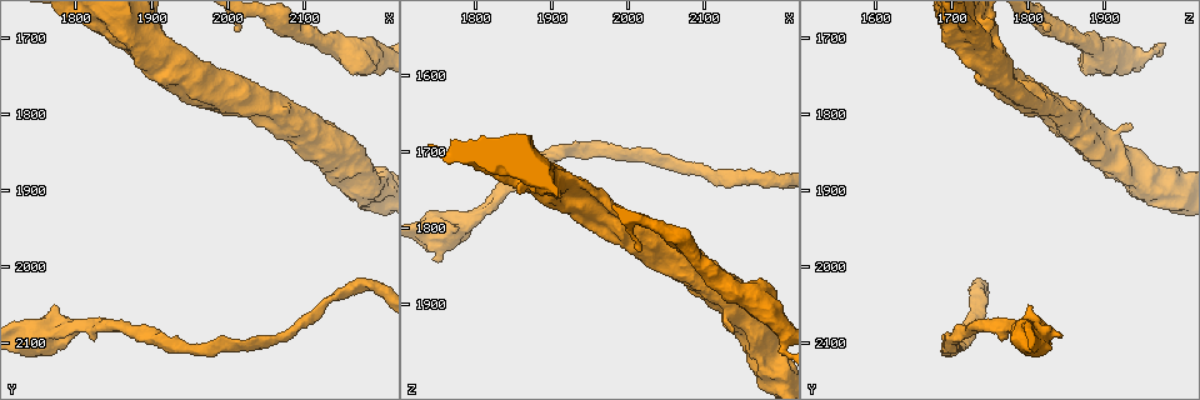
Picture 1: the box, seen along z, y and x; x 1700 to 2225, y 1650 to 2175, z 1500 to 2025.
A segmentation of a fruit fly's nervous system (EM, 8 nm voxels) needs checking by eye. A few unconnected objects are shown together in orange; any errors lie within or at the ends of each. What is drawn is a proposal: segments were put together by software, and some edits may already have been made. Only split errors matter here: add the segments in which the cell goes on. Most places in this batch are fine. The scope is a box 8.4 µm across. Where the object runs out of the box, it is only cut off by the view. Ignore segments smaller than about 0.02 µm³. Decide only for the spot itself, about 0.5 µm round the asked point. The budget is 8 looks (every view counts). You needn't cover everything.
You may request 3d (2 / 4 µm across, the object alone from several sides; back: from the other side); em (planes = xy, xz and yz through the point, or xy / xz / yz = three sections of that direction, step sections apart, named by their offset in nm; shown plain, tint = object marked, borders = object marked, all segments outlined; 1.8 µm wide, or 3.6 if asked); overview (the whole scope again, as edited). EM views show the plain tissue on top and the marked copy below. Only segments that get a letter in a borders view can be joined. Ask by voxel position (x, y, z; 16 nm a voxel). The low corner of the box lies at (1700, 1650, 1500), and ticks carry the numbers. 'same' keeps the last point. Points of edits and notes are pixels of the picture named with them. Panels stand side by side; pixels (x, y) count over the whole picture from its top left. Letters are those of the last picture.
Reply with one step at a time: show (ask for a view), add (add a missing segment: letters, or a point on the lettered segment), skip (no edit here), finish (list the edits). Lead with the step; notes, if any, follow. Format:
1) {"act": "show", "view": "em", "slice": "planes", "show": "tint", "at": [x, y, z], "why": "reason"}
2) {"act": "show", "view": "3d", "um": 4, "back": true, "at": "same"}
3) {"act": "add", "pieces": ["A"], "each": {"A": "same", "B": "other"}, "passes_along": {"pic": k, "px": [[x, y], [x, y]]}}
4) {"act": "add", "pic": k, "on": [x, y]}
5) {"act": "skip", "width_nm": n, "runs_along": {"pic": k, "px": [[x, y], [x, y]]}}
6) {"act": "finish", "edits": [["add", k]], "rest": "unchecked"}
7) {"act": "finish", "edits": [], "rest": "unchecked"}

{"act": "show", "view": "em", "um": 3.6, "slice": "xy", "step": 16, "show": "borders", "at": [1745, 2085, 1840]}

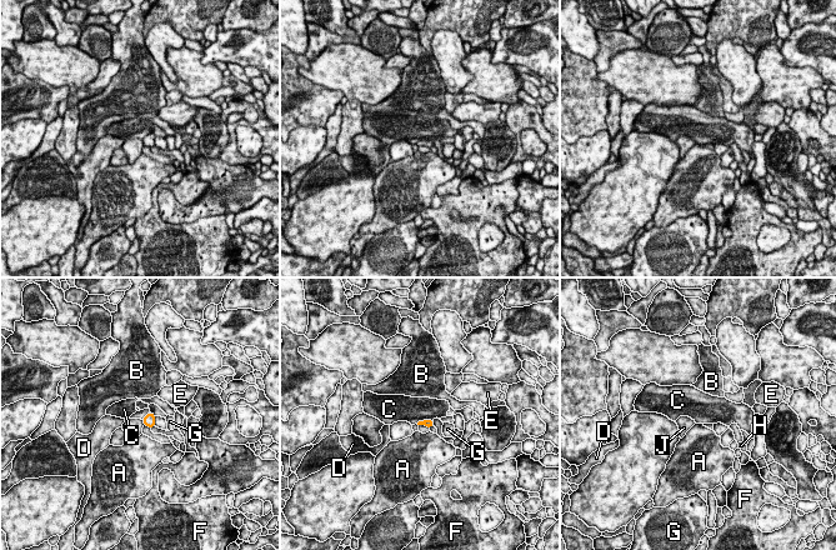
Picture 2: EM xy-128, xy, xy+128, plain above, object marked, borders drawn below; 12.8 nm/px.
{"act": "skip", "each": {"A": "other", "B": "other", "C": "other", "D": "other", "E": "other", "F": "other", "G": "other", "H": "other", "J": "other"}, "border": {"pic": 2, "px": [[432, 420], [419, 420], [416, 423]]}, "found": "no lettered segment goes on from it"}

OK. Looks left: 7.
{"act": "show", "view": "3d", "um": 4, "at": [2010, 1690, 1830], "why": "free end"}

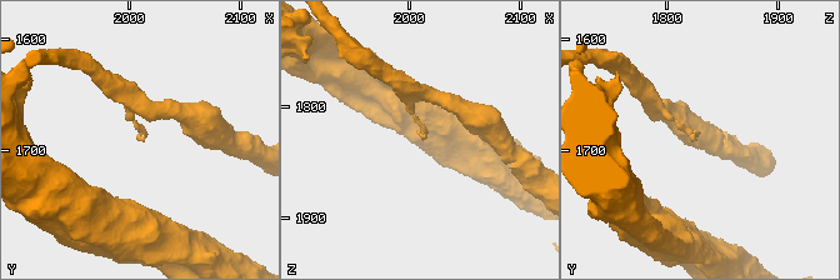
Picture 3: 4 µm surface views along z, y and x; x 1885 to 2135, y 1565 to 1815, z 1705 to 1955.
{"act": "show", "view": "em", "um": 3.6, "slice": "xz", "step": 16, "show": "borders", "at": [2010, 1690, 1826]}

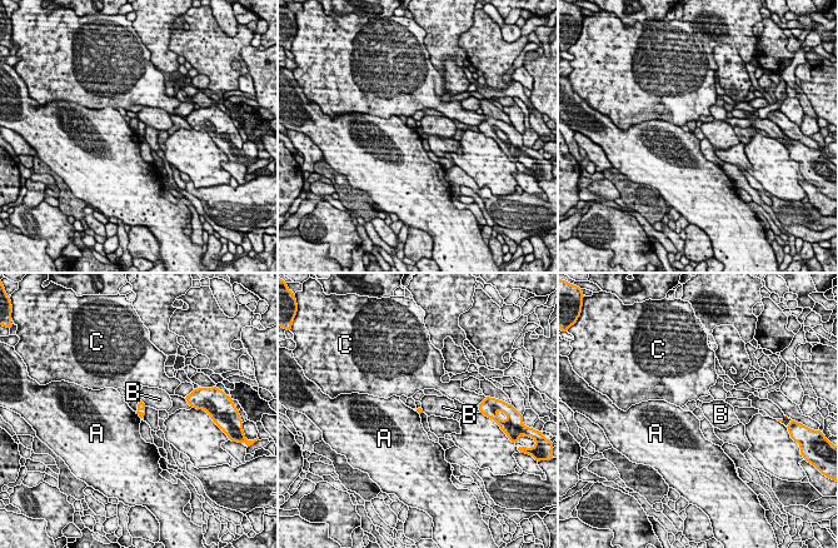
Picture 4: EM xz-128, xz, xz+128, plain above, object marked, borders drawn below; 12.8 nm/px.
{"act": "show", "view": "em", "um": 3.6, "slice": "planes", "show": "borders", "at": "same", "why": "cut it another way"}

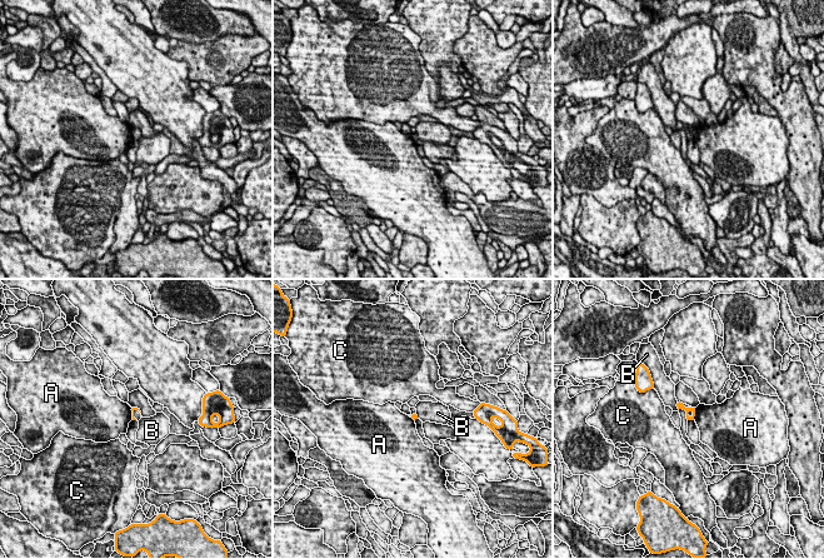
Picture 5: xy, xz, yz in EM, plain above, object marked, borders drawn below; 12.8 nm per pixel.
{"act": "skip", "each": {"A": "other", "B": "other", "C": "other"}, "border": {"pic": 5, "px": [[695, 408], [693, 419]]}, "found": "none of them fits"}

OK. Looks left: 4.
{"act": "show", "view": "3d", "um": 4, "at": [2195, 1725, 1925], "why": "thick turns thin"}

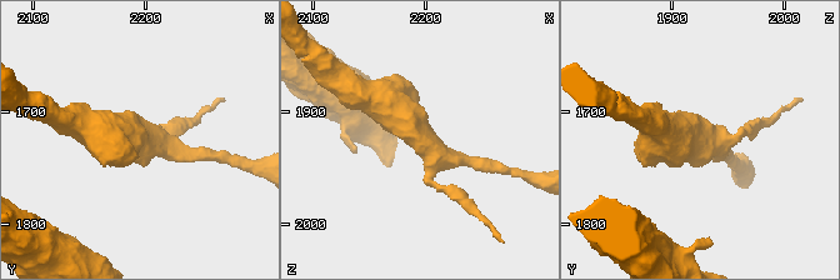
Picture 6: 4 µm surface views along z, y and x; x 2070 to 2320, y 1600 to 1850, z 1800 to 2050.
{"act": "show", "view": "em", "um": 3.6, "slice": "planes", "show": "borders", "at": [2198, 1726, 1924], "why": "shape alone is not enough"}

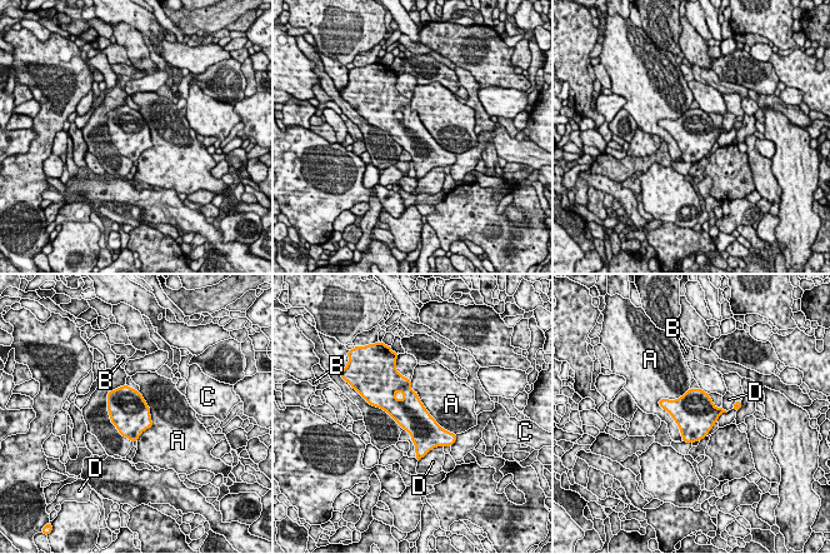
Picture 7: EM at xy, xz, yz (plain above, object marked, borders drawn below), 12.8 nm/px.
{"act": "skip", "each": {"A": "other", "B": "other", "C": "other", "D": "other"}, "found": "none of them fits"}

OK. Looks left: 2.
{"act": "finish", "edits": [], "rest": "unchecked"}

